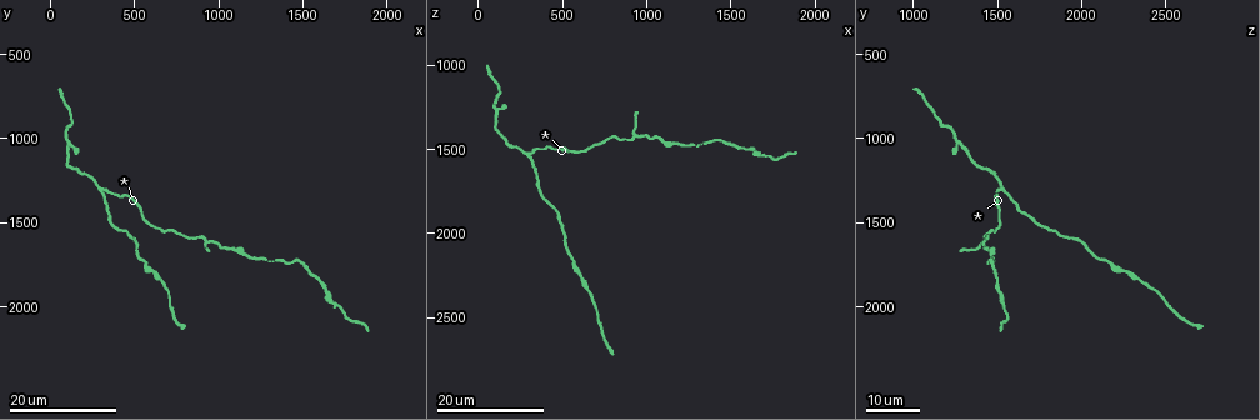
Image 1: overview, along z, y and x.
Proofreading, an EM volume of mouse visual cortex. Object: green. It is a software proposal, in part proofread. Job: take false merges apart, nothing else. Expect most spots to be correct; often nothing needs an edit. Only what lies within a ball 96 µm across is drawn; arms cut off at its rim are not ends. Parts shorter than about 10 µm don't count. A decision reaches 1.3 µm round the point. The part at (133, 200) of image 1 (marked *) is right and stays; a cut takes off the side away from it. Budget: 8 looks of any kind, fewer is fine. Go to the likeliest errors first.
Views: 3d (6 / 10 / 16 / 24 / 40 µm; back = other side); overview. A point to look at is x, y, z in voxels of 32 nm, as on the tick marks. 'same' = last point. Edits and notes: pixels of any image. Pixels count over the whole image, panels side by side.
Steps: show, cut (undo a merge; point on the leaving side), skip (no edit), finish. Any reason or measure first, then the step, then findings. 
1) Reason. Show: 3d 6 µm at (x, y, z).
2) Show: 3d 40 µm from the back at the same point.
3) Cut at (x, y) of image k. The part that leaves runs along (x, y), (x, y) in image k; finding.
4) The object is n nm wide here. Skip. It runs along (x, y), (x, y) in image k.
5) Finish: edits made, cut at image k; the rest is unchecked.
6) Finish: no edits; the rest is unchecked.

Calibre changes. Show: 3d 24 µm at (100, 1000, 1280).

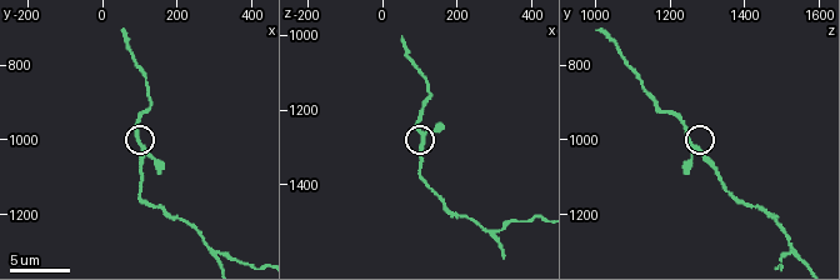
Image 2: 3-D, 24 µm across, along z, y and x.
Show: 3d 6 µm at (100, 1010, 1270).

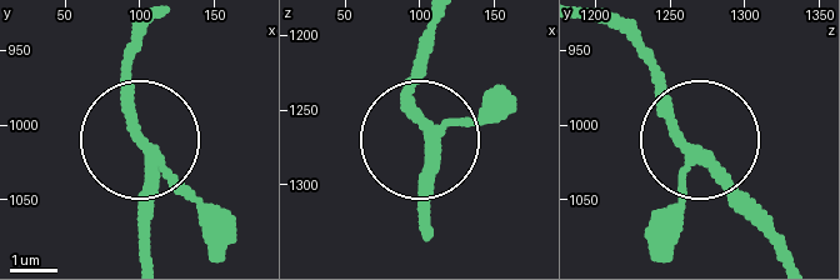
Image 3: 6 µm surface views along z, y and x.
3 arms meet here. Skip. All the same neuron.

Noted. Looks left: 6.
Two arms in line, one across. Show: 3d 10 µm at (300, 1310, 1540).

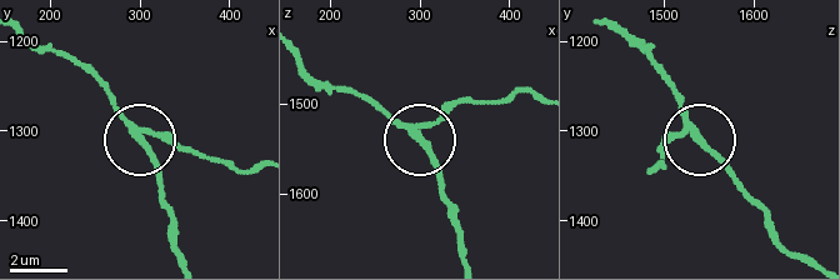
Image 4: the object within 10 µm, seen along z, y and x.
The side arm is 31 µm long; 3 arms meet here. Skip. Continuous, no second neuron.

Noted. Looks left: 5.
Sudden change in width. Show: 3d 24 µm at (960, 1620, 1420).

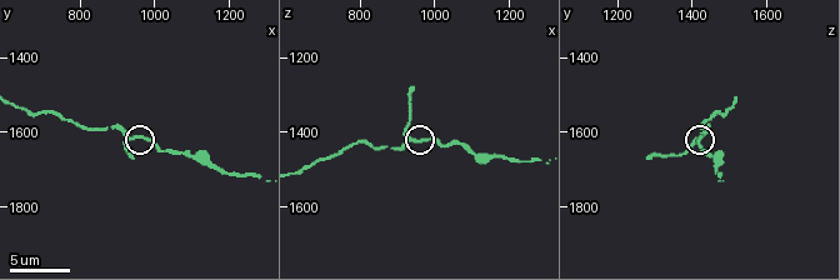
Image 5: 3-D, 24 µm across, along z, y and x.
Show: 3d 6 µm at (950, 1620, 1420).

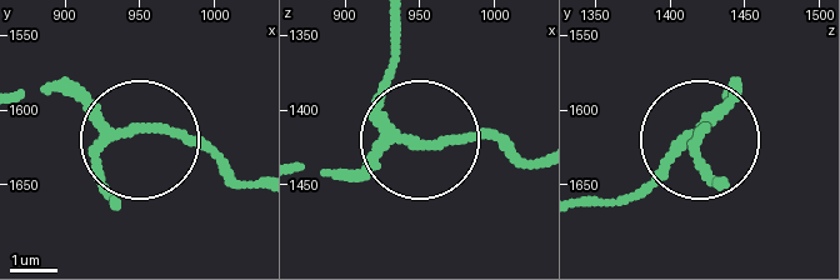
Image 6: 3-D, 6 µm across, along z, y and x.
The object is 180 nm wide here. Skip. It runs along (24, 90), (68, 90), (115, 130), (199, 141), (259, 181) in image 6; all the same neuron.

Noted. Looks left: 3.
Thick turns thin. Show: 3d 16 µm at (1660, 1960, 1540).

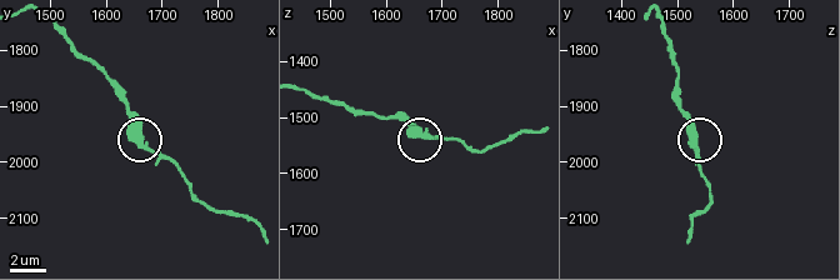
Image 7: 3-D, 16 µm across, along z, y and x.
Closer look. Show: 3d 6 µm at (1655, 1950, 1520).

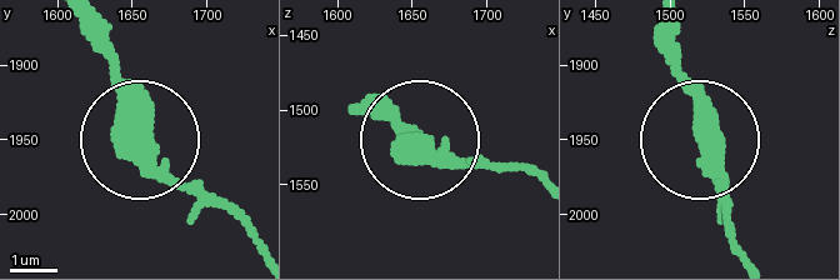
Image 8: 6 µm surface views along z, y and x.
Show: 3d 6 µm from the back at (1652, 1952, 1526).

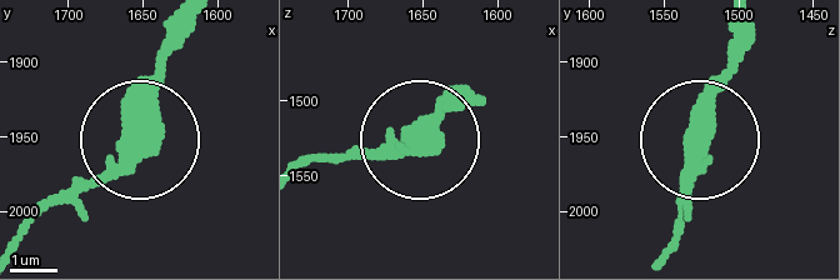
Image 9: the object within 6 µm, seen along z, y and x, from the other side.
Skip. It runs along (196, 20), (136, 139), (21, 231) in image 9; all the same neuron.

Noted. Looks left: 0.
Finish: no edits; the rest is unchecked.

